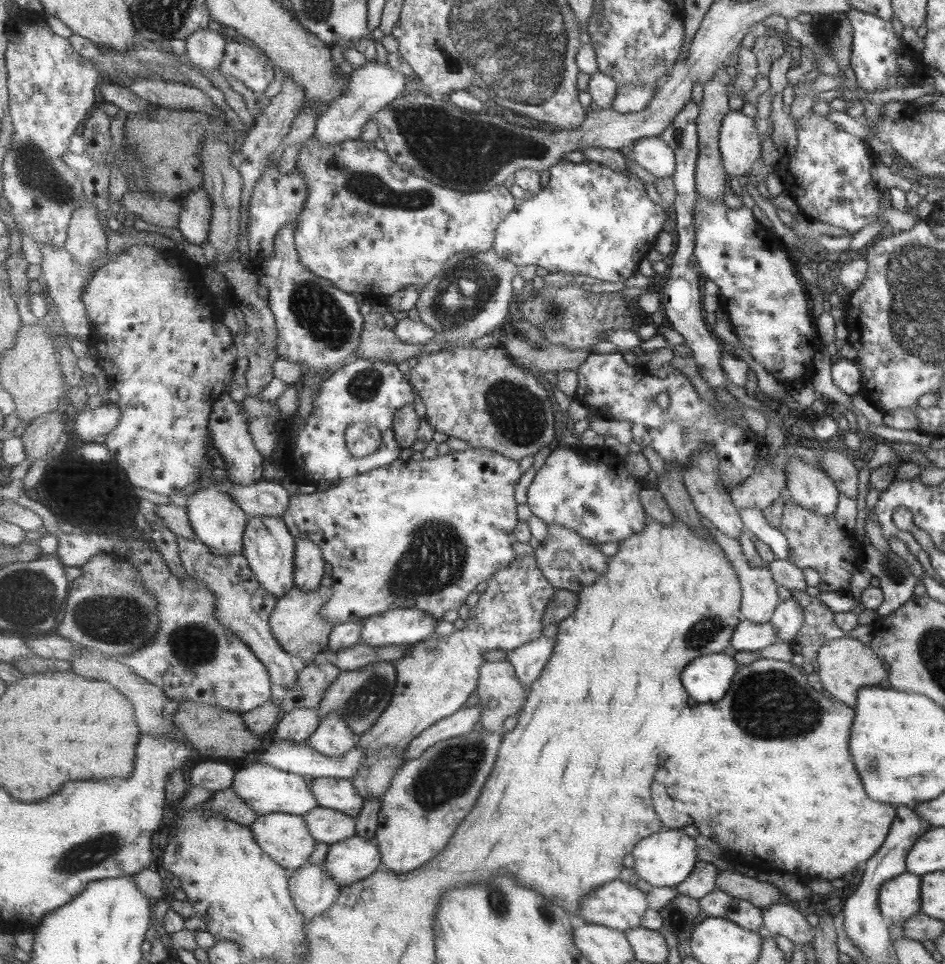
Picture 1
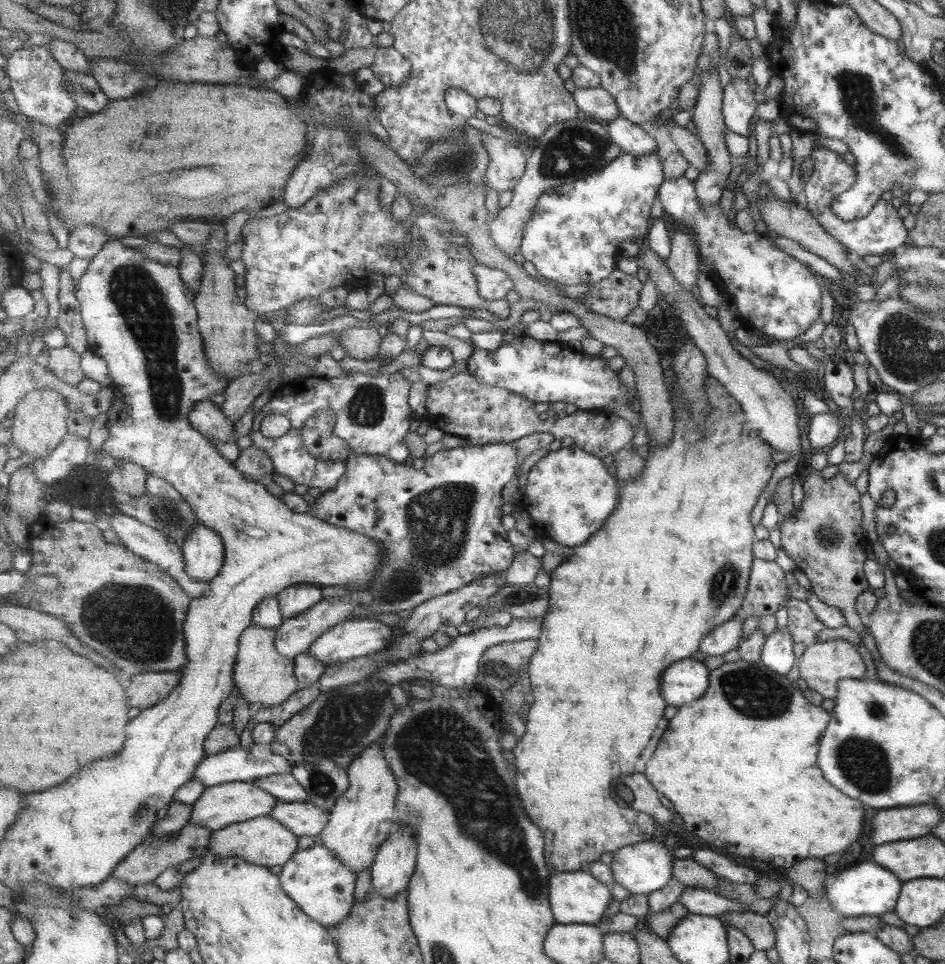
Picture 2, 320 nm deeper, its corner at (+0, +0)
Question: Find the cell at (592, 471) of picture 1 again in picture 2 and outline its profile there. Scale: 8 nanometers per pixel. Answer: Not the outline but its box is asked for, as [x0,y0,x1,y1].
[520,444,621,546]

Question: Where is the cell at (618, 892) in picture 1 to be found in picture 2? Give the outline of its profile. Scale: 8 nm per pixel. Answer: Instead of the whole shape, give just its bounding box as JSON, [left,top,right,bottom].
[549,870,613,925]

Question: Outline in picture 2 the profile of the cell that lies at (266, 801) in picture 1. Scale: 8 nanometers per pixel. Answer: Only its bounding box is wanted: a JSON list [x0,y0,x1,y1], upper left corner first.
[190,781,278,831]

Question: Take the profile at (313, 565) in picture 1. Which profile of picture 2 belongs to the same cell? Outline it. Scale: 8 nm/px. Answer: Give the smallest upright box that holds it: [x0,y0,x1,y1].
[278,584,323,619]

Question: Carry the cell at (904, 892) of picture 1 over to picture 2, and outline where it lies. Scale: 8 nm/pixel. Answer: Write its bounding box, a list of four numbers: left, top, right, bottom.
[823,862,902,916]

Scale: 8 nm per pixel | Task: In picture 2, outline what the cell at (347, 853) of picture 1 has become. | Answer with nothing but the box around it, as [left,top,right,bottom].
[280,843,358,929]

